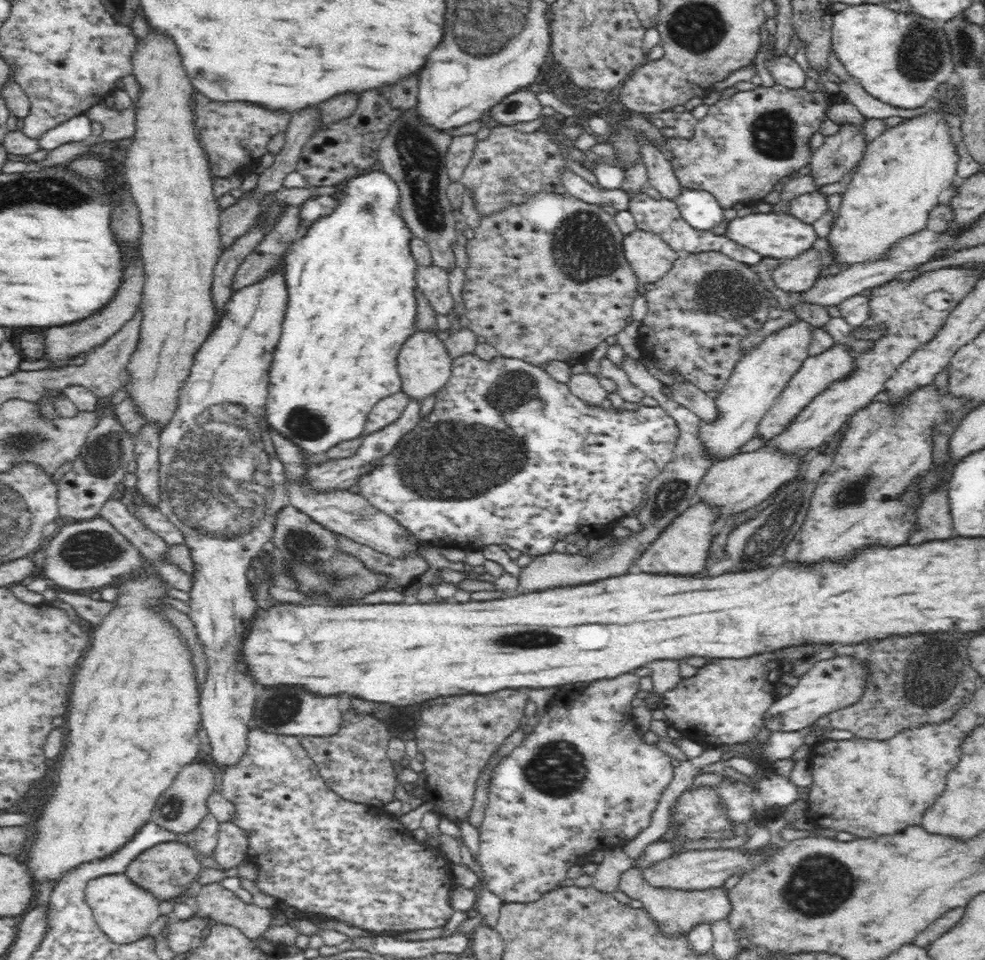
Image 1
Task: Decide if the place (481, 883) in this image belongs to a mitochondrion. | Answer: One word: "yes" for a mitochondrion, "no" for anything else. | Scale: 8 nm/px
no

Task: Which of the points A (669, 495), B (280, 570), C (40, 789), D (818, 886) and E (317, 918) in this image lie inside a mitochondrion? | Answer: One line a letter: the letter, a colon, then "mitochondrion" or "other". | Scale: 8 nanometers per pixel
A: mitochondrion
B: mitochondrion
C: mitochondrion
D: mitochondrion
E: other

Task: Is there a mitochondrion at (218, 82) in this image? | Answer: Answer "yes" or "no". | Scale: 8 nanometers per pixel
yes

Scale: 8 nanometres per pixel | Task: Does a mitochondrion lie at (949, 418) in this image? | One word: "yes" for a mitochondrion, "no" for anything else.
no

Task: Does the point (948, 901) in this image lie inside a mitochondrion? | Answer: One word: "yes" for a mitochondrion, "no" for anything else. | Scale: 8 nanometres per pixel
no

